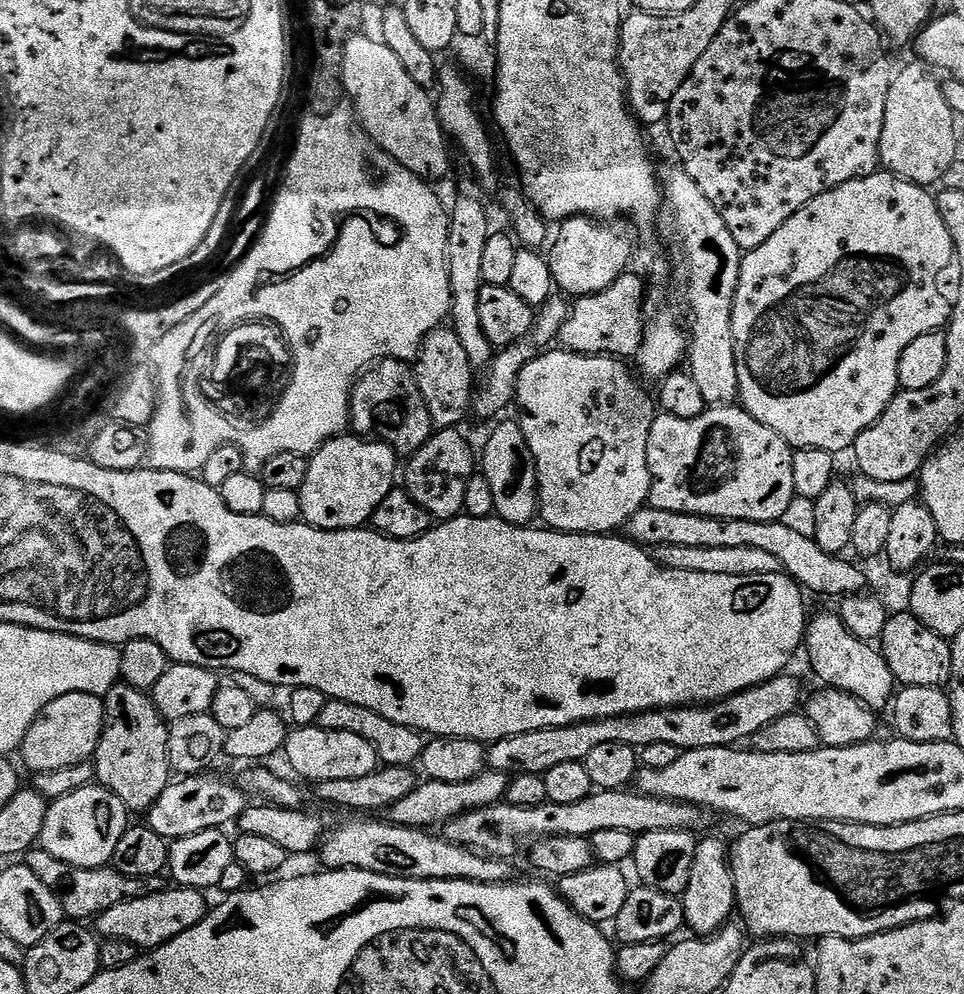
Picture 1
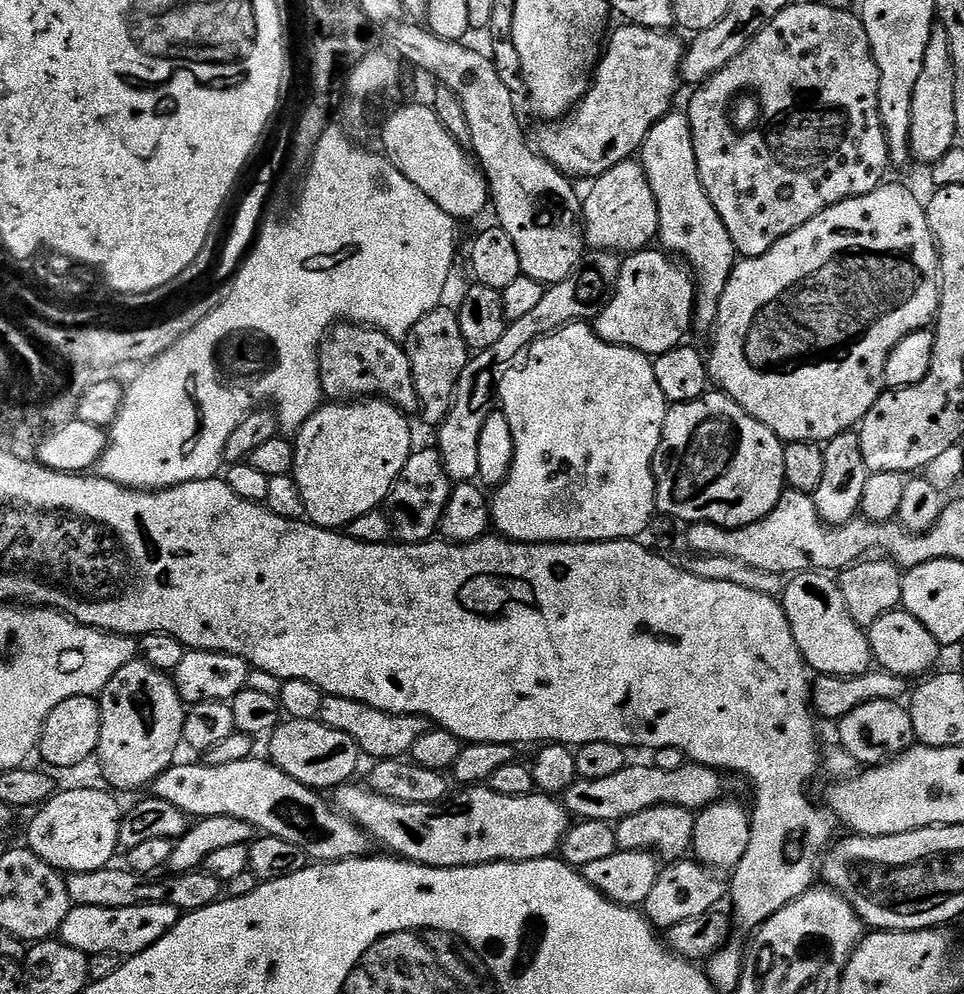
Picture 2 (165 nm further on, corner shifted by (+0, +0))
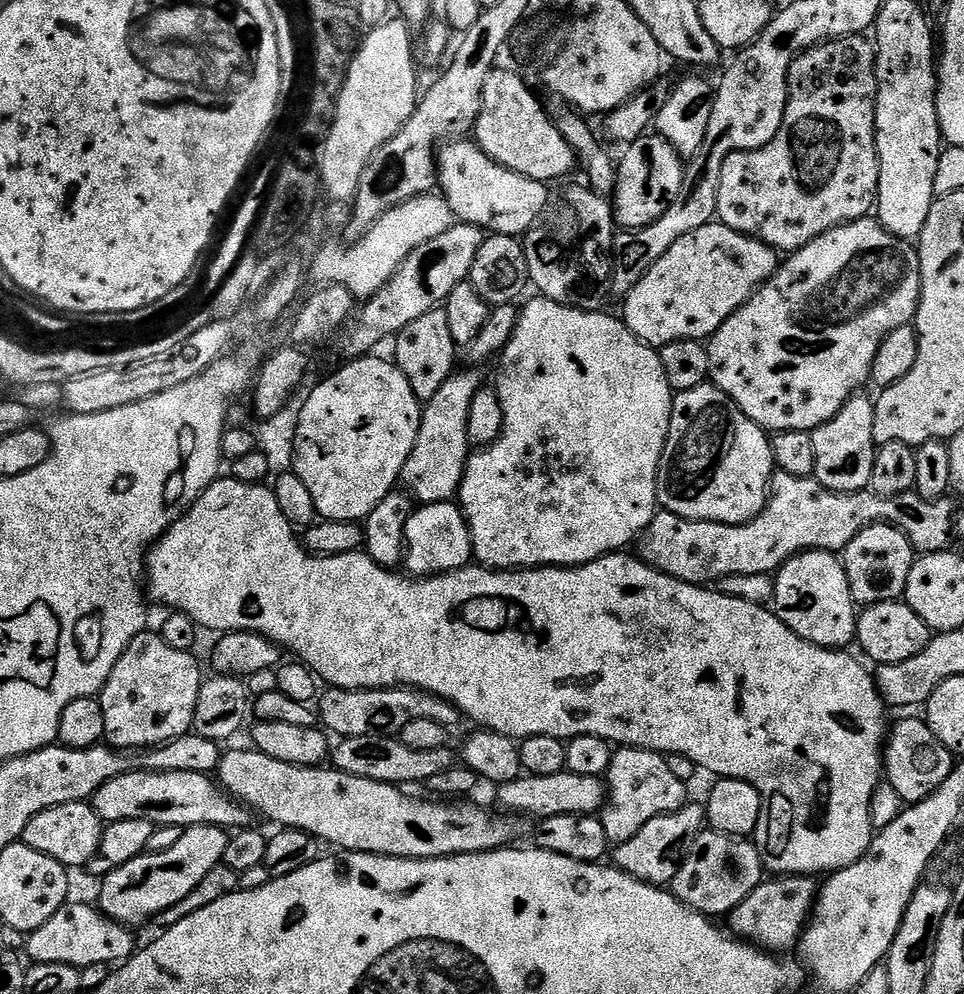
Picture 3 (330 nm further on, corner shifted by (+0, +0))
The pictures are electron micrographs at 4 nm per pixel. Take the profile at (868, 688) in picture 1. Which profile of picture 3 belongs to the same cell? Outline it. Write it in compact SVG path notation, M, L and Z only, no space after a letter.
M799 552L791 556L775 573L776 589L772 595L774 611L798 638L806 638L823 648L844 650L856 638L858 605L850 594L843 559L835 552Z

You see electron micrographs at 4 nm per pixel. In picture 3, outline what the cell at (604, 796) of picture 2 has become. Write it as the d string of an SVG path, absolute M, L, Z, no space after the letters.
M570 771L550 774L549 776L530 776L521 774L514 782L499 785L499 807L508 814L519 814L521 817L557 816L558 814L574 814L575 816L594 816L604 806L606 784L601 777L574 774Z

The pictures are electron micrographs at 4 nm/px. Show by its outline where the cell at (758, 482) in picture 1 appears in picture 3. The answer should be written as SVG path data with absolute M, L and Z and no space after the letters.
M705 382L694 390L675 393L666 446L656 475L656 499L663 511L687 520L748 524L767 504L773 475L769 433L746 418L746 414L742 414L739 406L721 388Z

